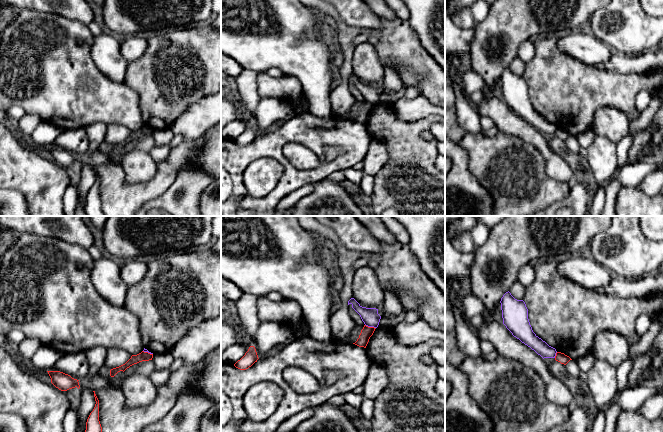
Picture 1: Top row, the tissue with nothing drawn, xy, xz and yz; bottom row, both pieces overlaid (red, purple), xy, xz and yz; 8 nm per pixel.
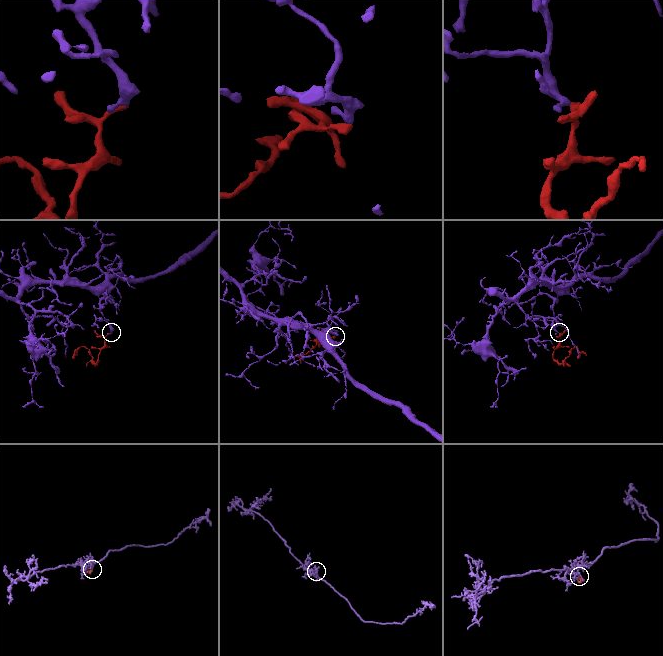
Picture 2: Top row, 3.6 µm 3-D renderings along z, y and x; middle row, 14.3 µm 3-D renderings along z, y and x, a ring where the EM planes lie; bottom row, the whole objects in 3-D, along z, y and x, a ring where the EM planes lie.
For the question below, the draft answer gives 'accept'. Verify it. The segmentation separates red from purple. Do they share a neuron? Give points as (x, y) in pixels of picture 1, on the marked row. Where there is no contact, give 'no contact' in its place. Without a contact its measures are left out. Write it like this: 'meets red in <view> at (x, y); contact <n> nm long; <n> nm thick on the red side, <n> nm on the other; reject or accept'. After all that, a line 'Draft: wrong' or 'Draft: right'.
meets red in xz at (370, 327); contact 90 nm long; 90 nm thick on the red side, 140 nm on the other; reject
Draft: wrong

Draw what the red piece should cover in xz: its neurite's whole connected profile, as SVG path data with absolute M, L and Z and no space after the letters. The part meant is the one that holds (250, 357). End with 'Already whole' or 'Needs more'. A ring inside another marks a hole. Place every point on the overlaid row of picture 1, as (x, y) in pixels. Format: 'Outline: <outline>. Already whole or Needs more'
Outline: M250 346L245 355L238 360L234 366L240 370L246 370L258 360L258 355L254 346Z. Already whole

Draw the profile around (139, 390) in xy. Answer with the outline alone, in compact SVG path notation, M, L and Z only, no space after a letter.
M138 372L128 375L120 388L125 397L125 405L128 408L146 406L157 397L157 387L150 377Z

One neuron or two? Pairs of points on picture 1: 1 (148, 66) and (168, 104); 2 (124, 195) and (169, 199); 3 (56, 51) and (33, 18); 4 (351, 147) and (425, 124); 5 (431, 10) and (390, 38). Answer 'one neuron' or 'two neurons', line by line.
1: one neuron
2: two neurons
3: one neuron
4: two neurons
5: two neurons

